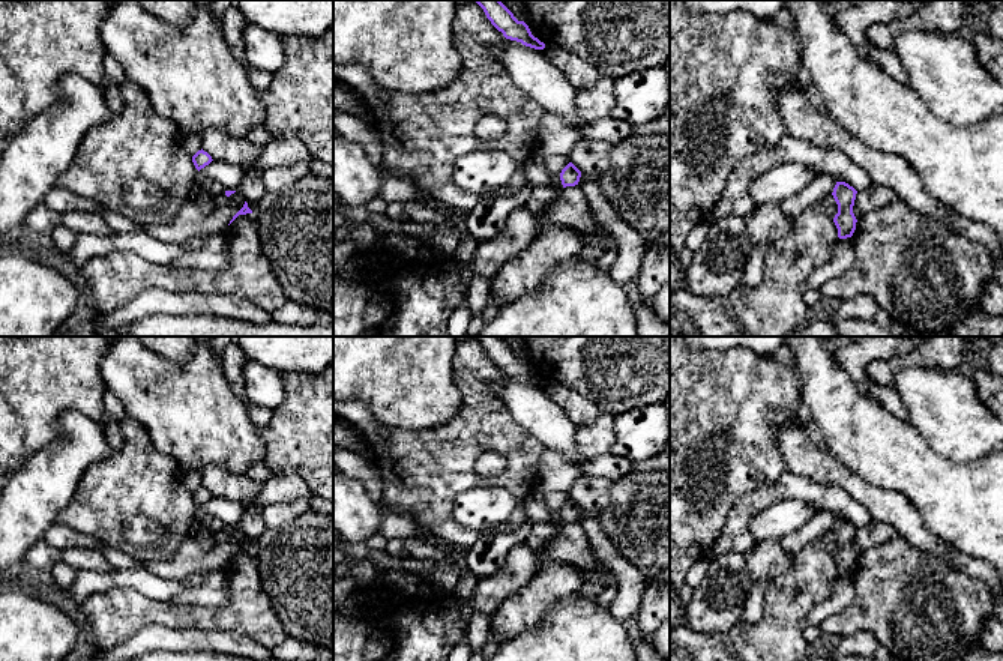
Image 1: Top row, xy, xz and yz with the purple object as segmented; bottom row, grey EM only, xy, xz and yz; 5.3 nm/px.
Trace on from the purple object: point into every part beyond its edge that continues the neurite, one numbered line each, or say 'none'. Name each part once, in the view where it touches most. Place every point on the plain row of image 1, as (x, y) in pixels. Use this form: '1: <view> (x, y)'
none

